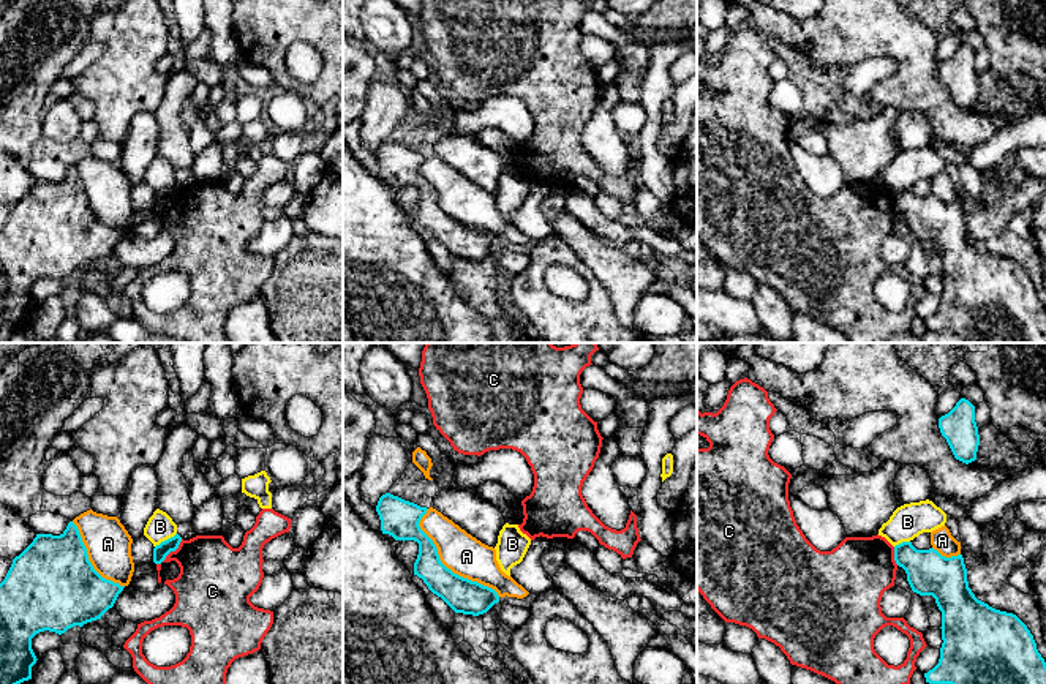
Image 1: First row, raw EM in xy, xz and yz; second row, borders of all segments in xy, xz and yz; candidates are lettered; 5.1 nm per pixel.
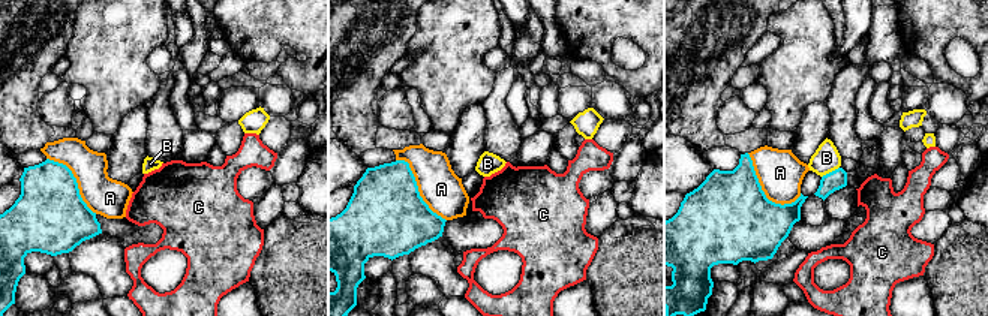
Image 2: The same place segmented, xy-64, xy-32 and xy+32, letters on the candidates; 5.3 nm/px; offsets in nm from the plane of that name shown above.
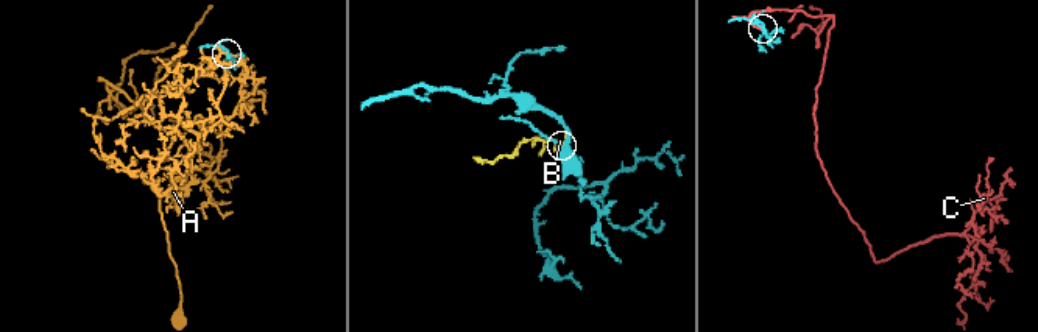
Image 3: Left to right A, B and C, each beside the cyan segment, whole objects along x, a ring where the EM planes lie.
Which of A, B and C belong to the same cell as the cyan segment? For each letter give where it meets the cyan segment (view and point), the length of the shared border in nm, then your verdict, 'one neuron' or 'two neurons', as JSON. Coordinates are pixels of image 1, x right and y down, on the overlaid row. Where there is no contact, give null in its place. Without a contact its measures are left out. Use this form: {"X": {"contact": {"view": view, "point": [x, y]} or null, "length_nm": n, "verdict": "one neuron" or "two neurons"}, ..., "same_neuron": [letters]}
{"A": {"contact": {"view": "xz", "point": [443, 564]}, "length_nm": 600, "verdict": "two neurons"}, "B": {"contact": {"view": "xy", "point": [165, 541]}, "length_nm": 130, "verdict": "two neurons"}, "C": {"contact": {"view": "xy", "point": [171, 550]}, "length_nm": 190, "verdict": "two neurons"}, "same_neuron": []}

